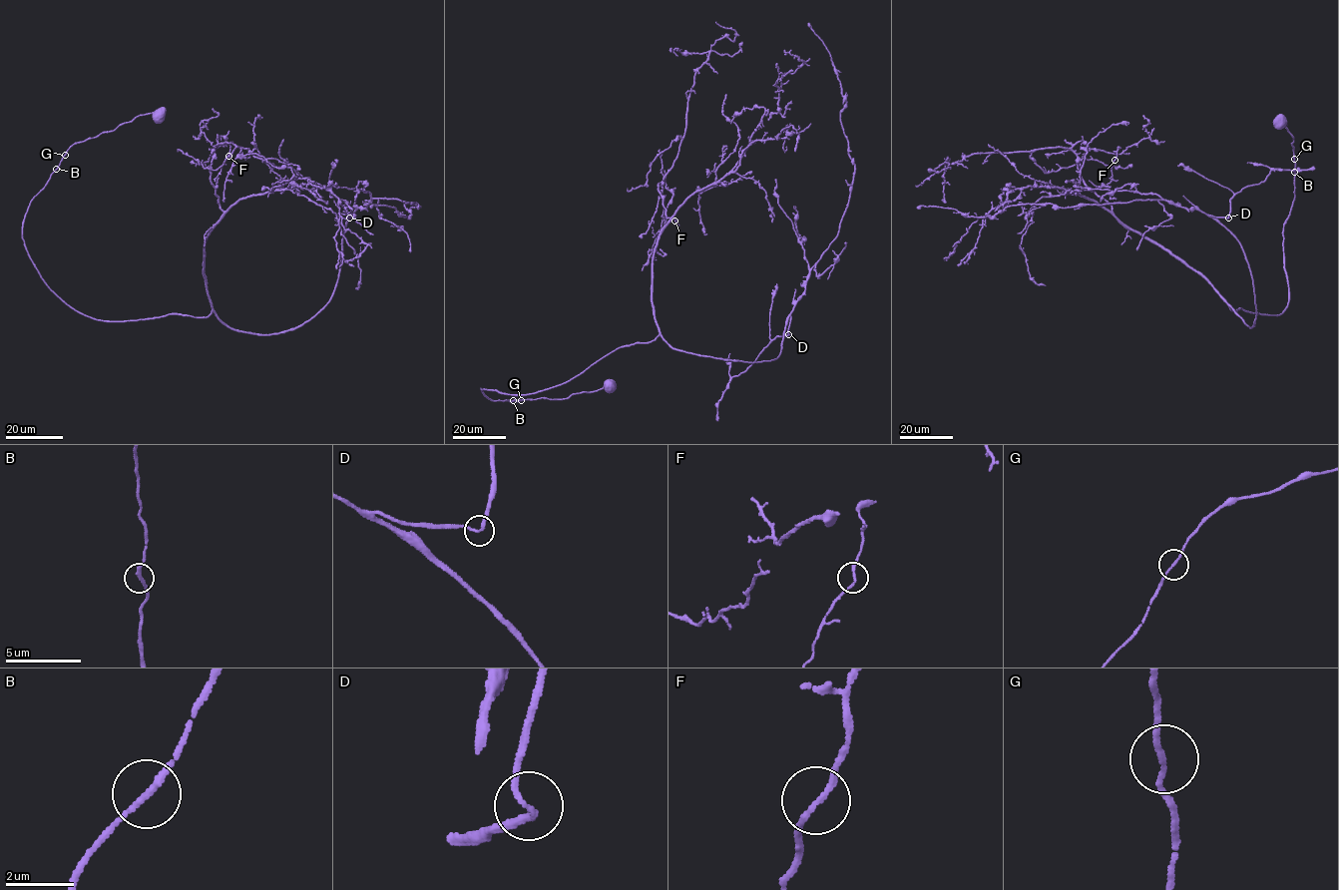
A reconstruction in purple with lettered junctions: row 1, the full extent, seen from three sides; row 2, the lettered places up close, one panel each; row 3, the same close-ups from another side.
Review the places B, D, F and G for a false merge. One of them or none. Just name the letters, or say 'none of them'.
none of them

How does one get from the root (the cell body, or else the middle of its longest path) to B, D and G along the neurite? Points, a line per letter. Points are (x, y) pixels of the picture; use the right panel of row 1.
B: (1278, 123), (1275, 122), (1284, 120), (1293, 137), (1294, 172)
D: (1278, 123), (1295, 164), (1288, 302), (1279, 314), (1229, 306), (1251, 327), (1248, 262), (1209, 216), (1227, 218)
G: (1278, 123), (1275, 122), (1284, 120), (1293, 137), (1294, 159)

